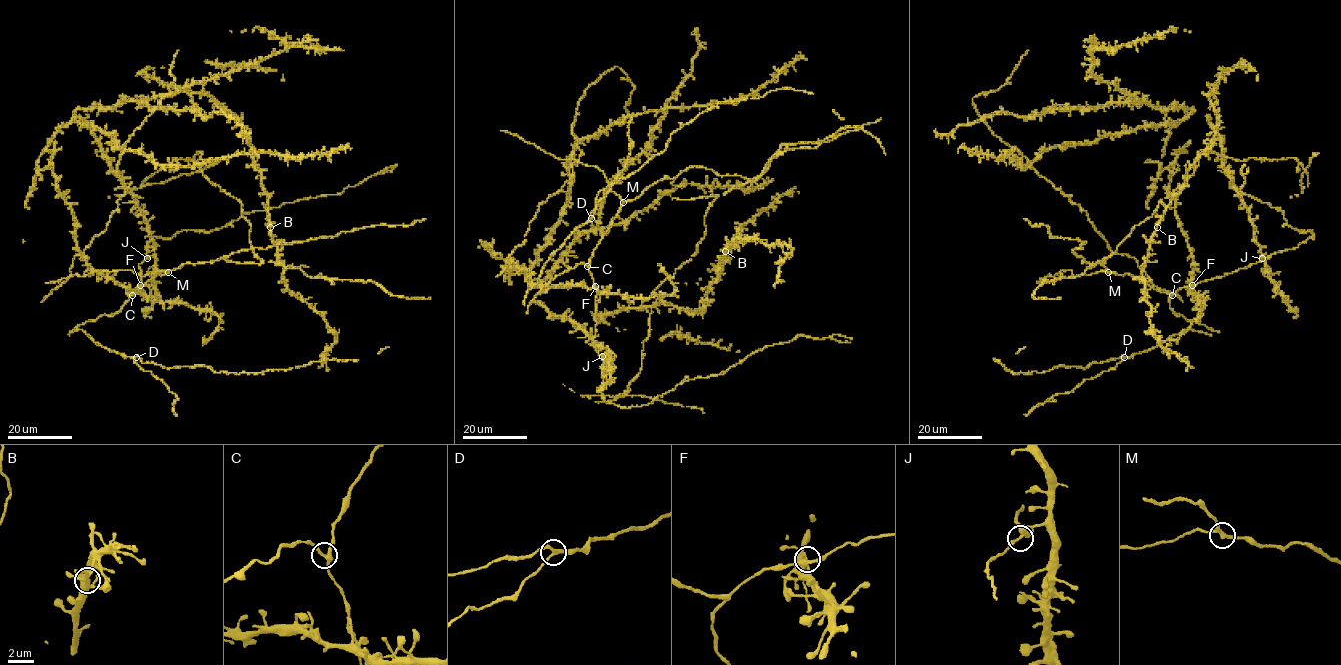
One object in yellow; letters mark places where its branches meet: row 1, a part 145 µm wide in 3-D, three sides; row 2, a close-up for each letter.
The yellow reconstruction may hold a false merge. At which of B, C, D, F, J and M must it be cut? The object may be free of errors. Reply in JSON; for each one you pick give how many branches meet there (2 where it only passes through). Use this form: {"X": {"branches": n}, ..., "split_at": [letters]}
{"split_at": []}

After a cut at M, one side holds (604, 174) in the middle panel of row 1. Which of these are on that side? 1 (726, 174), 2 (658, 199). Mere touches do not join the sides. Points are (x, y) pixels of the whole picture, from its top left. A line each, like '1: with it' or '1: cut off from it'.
1: with it
2: cut off from it

